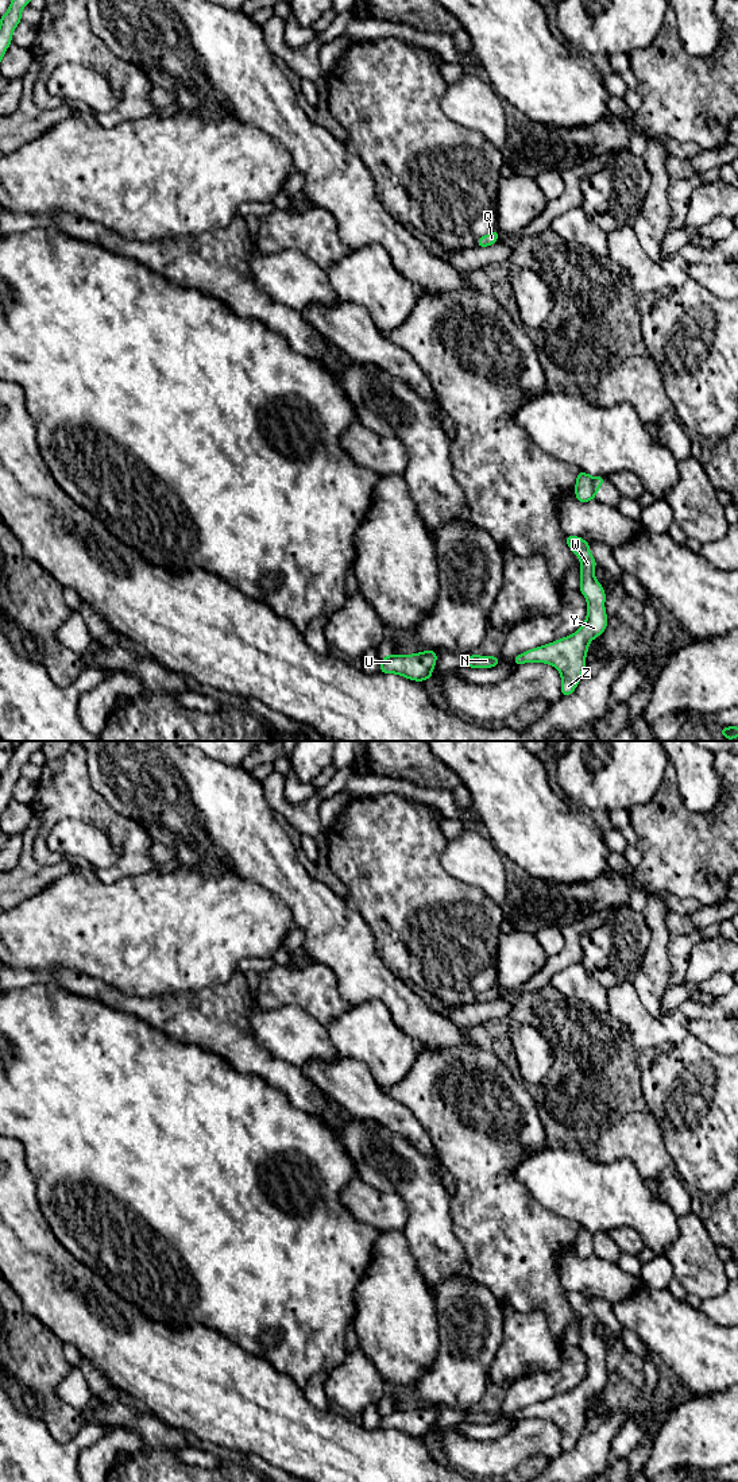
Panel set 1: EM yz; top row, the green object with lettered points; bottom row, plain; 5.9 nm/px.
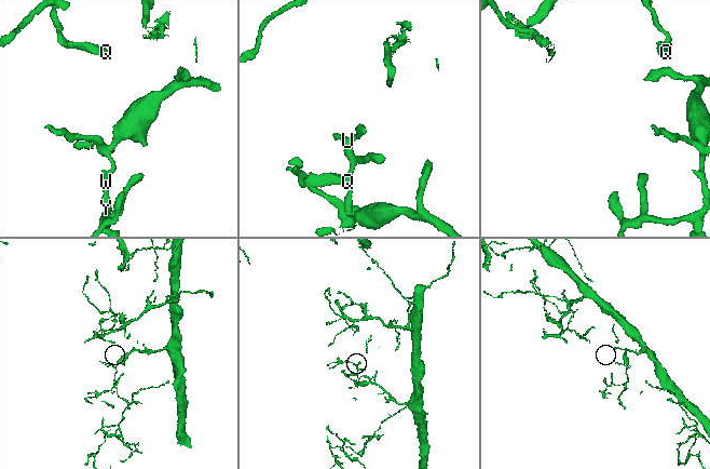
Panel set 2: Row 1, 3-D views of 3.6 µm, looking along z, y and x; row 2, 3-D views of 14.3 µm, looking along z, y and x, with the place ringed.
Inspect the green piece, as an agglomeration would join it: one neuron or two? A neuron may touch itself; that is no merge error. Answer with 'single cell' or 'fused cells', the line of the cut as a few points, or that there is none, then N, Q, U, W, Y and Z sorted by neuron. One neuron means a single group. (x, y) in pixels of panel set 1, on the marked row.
fused cells | yz (592, 478), (594, 498) | N U W Y Z / Q

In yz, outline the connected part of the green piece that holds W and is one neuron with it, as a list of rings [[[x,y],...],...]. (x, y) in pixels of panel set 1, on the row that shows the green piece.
[[[568,534],[565,543],[580,559],[579,590],[587,599],[587,618],[577,632],[513,659],[515,667],[522,663],[545,663],[556,667],[561,675],[561,696],[569,696],[577,687],[587,665],[590,641],[603,634],[608,624],[604,609],[606,593],[594,575],[596,560],[590,552],[590,543]]]

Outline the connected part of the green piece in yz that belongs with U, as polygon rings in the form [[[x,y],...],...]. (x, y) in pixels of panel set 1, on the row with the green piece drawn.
[[[426,649],[413,655],[387,655],[382,657],[379,672],[397,674],[410,680],[424,682],[432,679],[437,661],[437,652]]]

